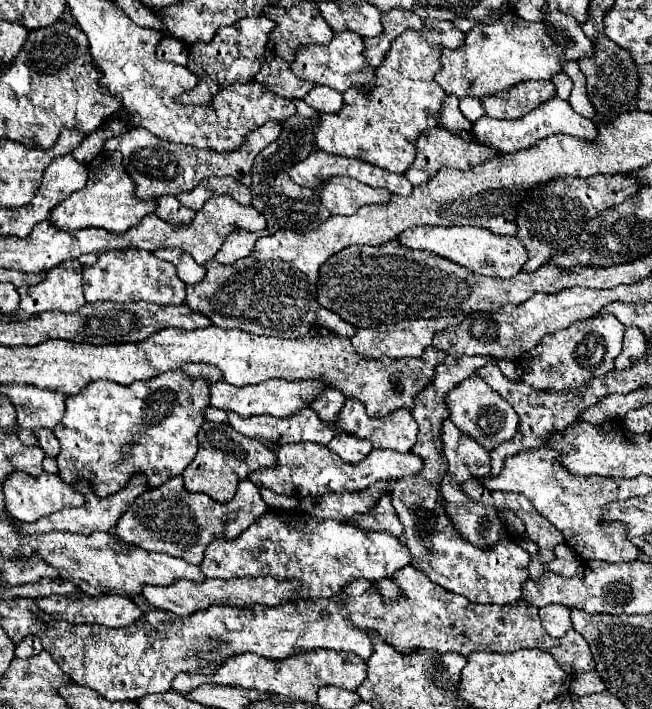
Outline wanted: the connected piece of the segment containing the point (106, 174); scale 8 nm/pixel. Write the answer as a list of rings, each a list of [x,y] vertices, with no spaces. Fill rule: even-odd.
[[[104,149],[100,155],[96,155],[88,163],[86,187],[76,191],[74,195],[70,195],[60,205],[56,205],[50,211],[48,221],[58,231],[78,231],[84,227],[102,227],[102,229],[108,229],[114,233],[124,233],[126,229],[134,227],[140,221],[140,217],[154,213],[154,207],[156,207],[156,199],[136,201],[132,197],[132,191],[134,191],[134,183],[122,167],[120,151]]]

